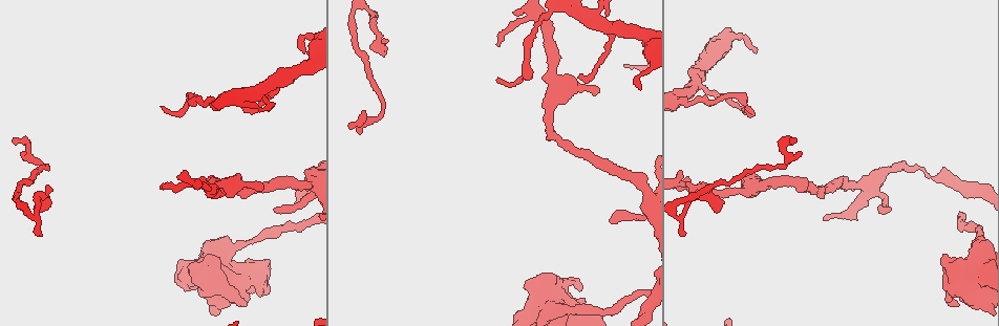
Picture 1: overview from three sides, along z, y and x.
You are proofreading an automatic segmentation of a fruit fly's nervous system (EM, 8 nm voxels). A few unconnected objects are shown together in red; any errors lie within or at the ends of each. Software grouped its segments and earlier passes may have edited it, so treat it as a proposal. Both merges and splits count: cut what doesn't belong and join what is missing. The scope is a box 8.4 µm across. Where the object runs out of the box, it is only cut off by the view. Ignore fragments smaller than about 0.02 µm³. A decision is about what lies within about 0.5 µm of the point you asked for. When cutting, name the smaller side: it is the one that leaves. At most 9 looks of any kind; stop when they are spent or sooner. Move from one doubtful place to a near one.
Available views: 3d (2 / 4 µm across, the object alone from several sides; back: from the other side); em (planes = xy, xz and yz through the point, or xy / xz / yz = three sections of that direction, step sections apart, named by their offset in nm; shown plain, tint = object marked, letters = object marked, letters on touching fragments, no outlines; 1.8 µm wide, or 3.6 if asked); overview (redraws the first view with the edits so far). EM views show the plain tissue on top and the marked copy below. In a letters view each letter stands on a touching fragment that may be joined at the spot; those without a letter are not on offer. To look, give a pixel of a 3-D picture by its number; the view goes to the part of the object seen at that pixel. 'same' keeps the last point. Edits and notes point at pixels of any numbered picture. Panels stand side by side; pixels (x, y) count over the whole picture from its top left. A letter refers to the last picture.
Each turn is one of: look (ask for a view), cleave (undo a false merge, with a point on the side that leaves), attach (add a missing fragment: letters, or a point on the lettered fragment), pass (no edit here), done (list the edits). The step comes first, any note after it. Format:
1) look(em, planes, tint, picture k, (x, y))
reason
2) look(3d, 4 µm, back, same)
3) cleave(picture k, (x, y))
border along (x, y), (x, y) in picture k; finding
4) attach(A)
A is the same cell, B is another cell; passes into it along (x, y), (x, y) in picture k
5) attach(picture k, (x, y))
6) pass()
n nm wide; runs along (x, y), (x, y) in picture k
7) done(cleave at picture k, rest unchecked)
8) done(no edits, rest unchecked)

look(em, planes, tint, picture 1, (745, 107))

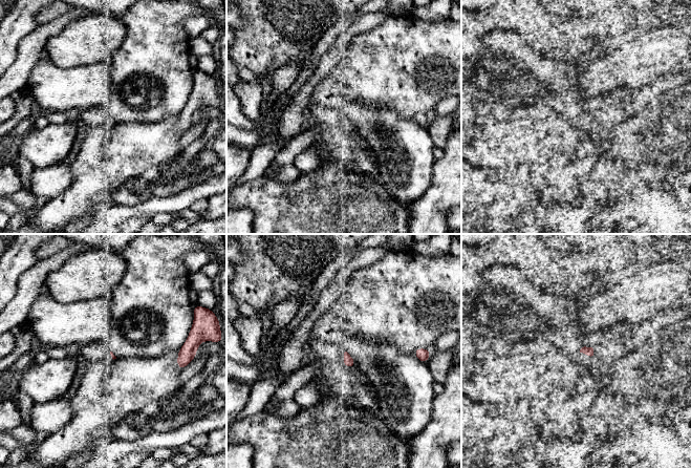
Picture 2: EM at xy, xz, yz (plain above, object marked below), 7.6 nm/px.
look(em, planes, letters, same)
see the neighbours

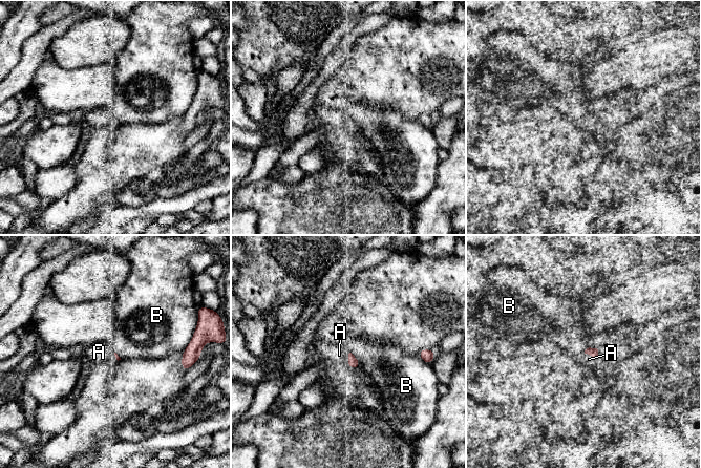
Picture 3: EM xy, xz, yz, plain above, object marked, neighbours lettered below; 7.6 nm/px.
attach(A)
A is the same cell, B is another cell; it goes on there

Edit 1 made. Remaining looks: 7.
look(em, yz, step 4, tint, picture 1, (610, 222))
free end

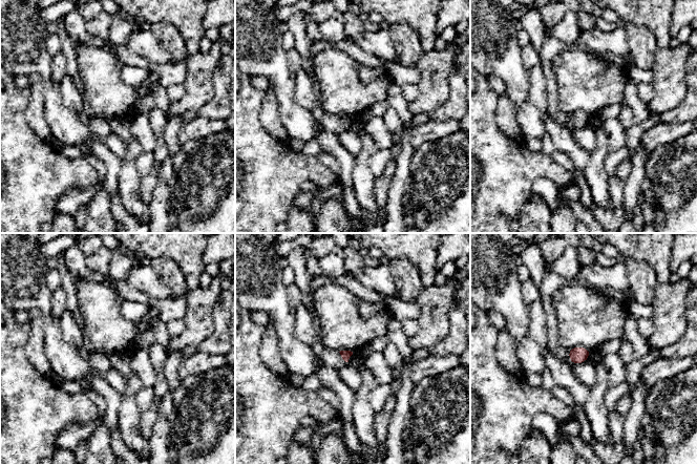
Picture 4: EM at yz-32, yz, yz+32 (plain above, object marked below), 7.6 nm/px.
look(em, planes, letters, same)

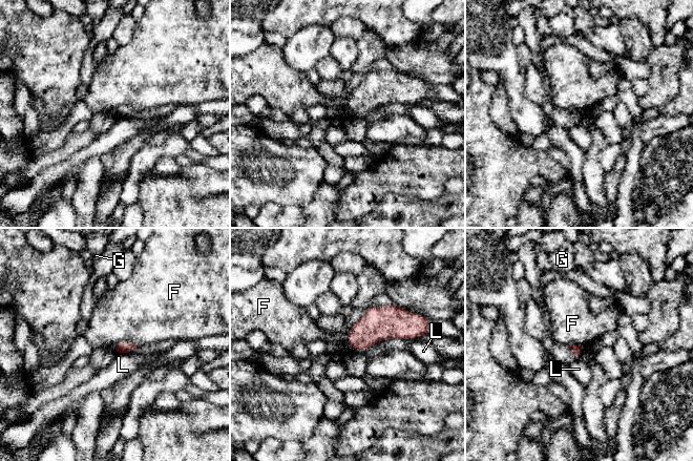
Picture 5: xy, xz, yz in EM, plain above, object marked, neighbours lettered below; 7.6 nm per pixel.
pass()
F, G and L are other cells; border along (137, 346), (119, 341), (112, 347) in picture 5; none of them fits

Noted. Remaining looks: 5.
look(3d, 4 µm, back, picture 1, (792, 140))
long arm stops here

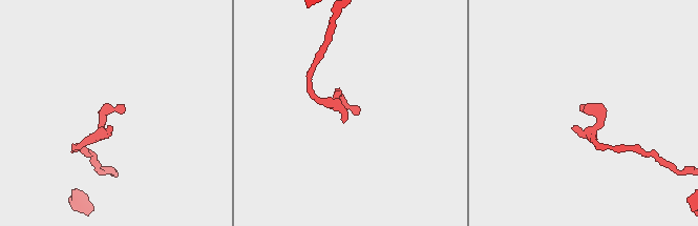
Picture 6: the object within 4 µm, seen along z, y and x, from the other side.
look(em, planes, letters, picture 6, (584, 108))
now the EM

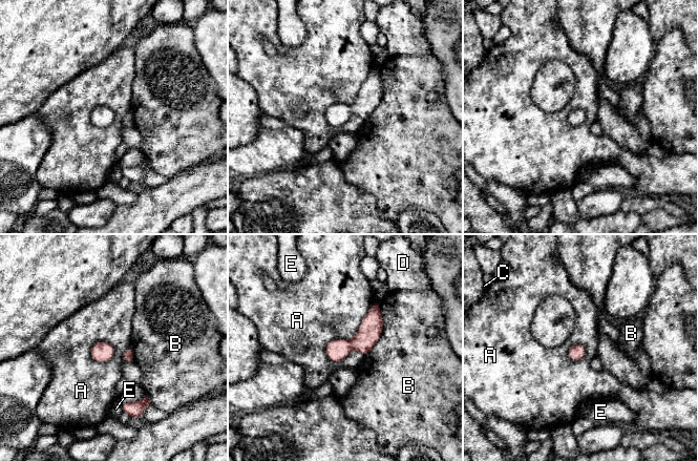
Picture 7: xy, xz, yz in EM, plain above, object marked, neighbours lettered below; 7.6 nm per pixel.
pass()
A touches over 600 nm; A, B, C, D and E are other cells; runs along (376, 304), (372, 326), (332, 357) in picture 7; no lettered fragment goes on from it

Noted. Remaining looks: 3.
look(em, planes, letters, picture 1, (40, 210))
thin end

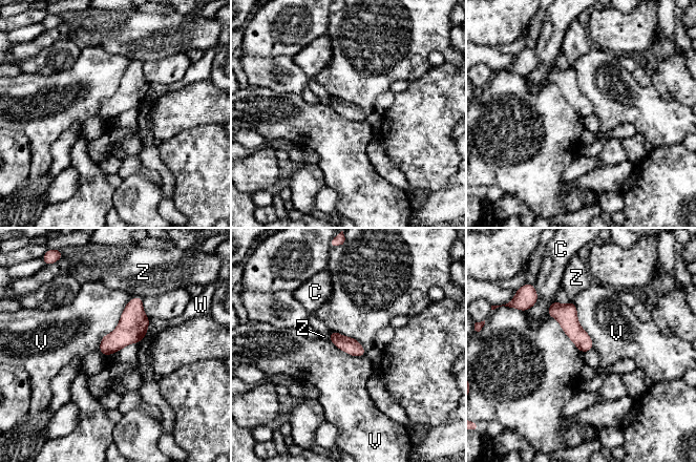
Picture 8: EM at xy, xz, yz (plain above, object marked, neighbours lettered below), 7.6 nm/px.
pass()
130 nm wide; C, V, W and Z are other cells; border along (133, 296), (98, 350) in picture 8; none of them fits

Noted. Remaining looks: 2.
done(attach at picture 3, rest unchecked)

